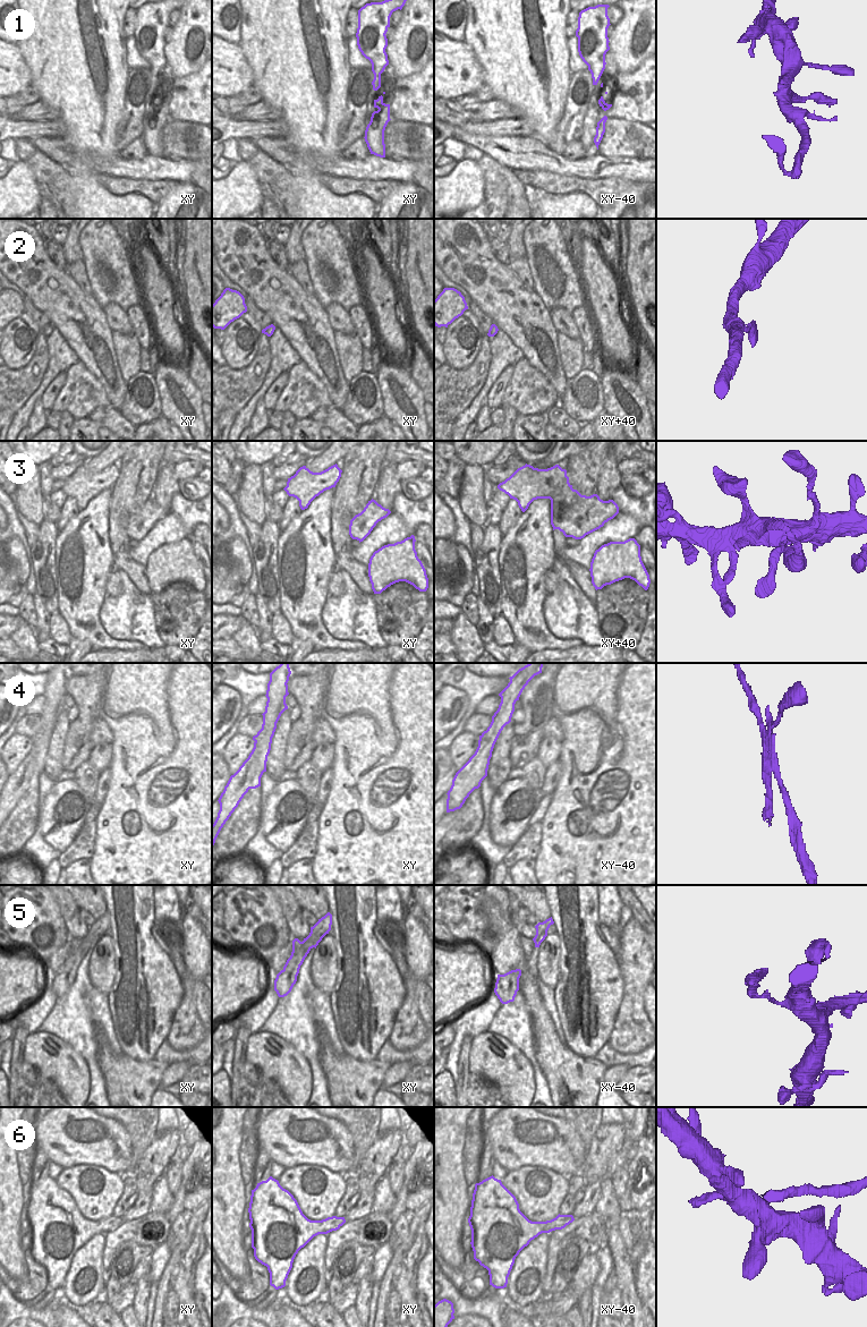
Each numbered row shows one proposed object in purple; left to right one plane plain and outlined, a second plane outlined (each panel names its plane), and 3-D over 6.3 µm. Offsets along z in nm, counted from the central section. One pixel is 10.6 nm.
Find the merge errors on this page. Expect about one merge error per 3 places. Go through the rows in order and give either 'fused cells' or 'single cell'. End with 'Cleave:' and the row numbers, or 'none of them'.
1: single cell
2: single cell
3: single cell
4: fused cells
5: fused cells
6: fused cells
Cleave: 4, 5, 6

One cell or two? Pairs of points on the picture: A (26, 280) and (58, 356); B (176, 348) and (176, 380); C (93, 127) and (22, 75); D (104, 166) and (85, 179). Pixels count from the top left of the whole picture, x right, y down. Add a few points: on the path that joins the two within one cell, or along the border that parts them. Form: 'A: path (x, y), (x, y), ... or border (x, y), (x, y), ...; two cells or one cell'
A: border (53, 326), (70, 348); two cells
B: border (171, 362), (183, 365); two cells
C: border (22, 57), (30, 70), (32, 85); two cells
D: border (70, 166), (98, 172); two cells

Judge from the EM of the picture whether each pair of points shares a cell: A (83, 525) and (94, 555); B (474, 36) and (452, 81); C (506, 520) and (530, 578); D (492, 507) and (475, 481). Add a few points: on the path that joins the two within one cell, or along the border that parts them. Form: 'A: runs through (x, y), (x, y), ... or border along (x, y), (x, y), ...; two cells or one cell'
A: runs through (85, 533), (86, 547); one cell
B: border along (464, 41), (472, 49), (482, 69); two cells
C: border along (523, 512), (503, 535); two cells
D: border along (487, 502), (485, 522); two cells

